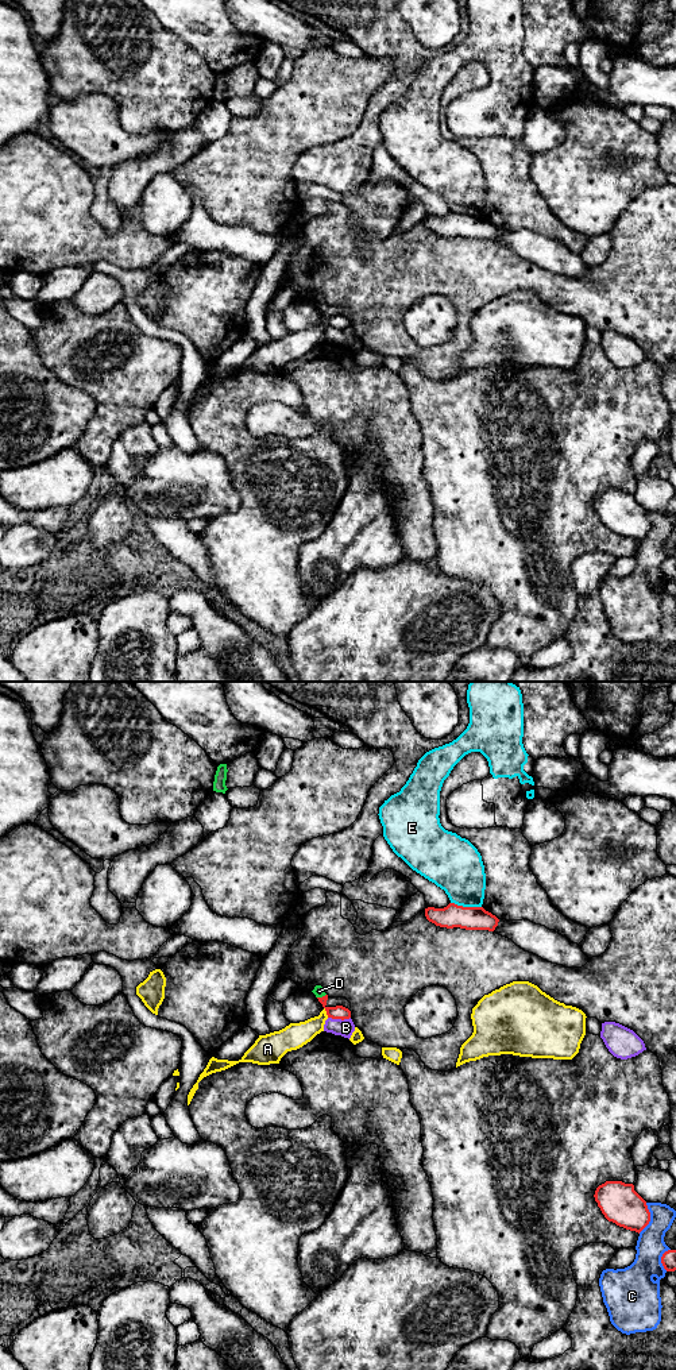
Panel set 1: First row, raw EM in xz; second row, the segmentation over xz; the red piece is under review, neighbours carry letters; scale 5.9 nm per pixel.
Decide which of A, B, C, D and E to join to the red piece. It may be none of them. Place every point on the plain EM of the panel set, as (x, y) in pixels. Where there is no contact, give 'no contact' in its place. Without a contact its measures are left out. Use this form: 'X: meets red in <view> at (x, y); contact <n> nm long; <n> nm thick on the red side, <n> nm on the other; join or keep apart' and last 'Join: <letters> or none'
A: meets red in xz at (327, 321); contact 70 nm long; 80 nm thick on the red side, 150 nm on the other; keep apart
B: meets red in xz at (339, 327); contact 140 nm long; 80 nm thick on the red side, 100 nm on the other; keep apart
C: meets red in xz at (649, 527); contact 190 nm long; 240 nm thick on the red side, 170 nm on the other; keep apart
D: meets red in xz at (323, 305); contact 60 nm long; 80 nm thick on the red side, 70 nm on the other; join
E: meets red in xz at (466, 216); contact 190 nm long; 140 nm thick on the red side, 320 nm on the other; keep apart
Join: D

